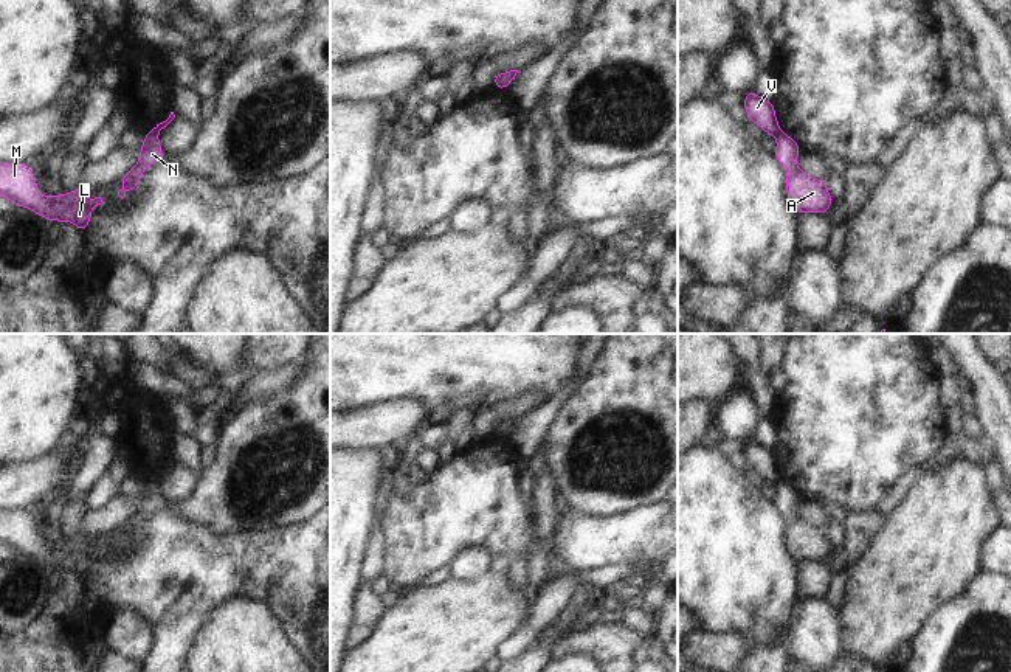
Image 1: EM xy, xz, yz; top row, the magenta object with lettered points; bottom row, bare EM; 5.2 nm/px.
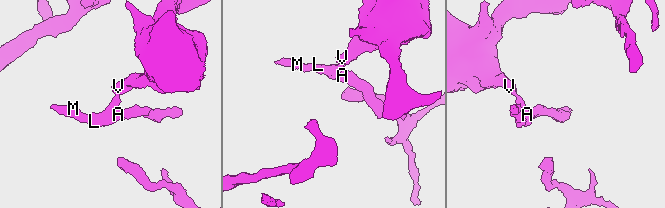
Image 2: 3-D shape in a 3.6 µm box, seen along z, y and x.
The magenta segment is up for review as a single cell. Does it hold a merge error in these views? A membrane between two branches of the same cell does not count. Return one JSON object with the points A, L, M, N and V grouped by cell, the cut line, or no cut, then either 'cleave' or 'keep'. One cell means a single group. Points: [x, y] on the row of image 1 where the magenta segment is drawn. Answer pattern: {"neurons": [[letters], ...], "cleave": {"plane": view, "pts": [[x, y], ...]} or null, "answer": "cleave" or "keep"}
{"neurons": [["A", "L", "M", "N"], ["V"]], "cleave": {"plane": "xy", "pts": [[151, 129], [157, 132]]}, "answer": "cleave"}

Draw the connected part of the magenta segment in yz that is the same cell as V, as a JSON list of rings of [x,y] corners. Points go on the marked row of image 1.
[[[749,92],[744,95],[744,109],[749,121],[758,124],[768,135],[775,135],[780,130],[774,102],[760,98],[755,92]]]

